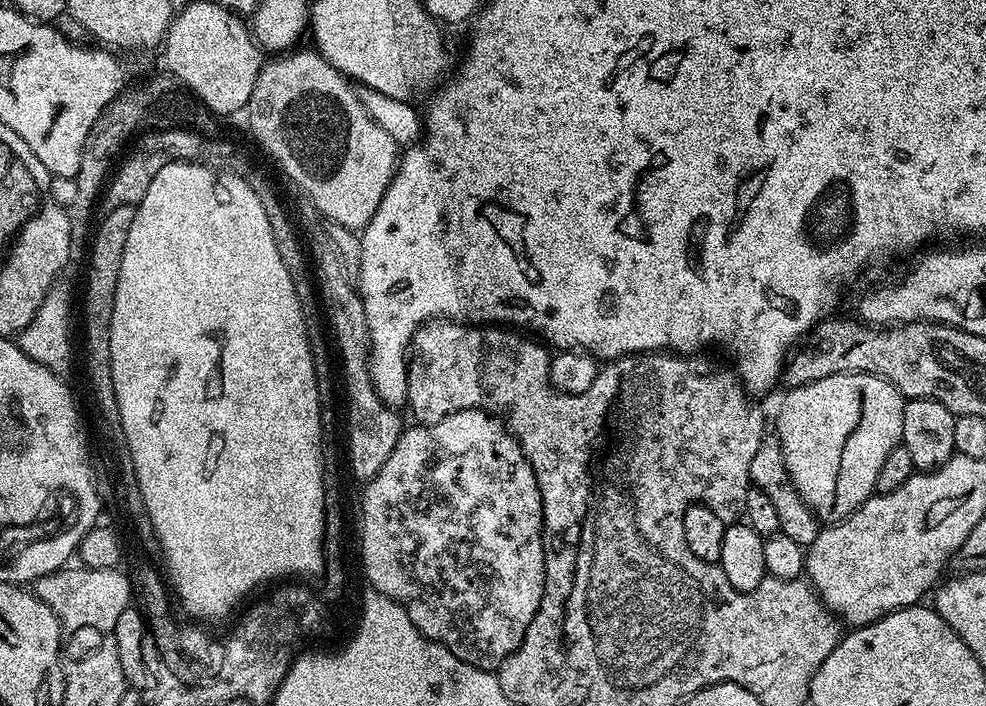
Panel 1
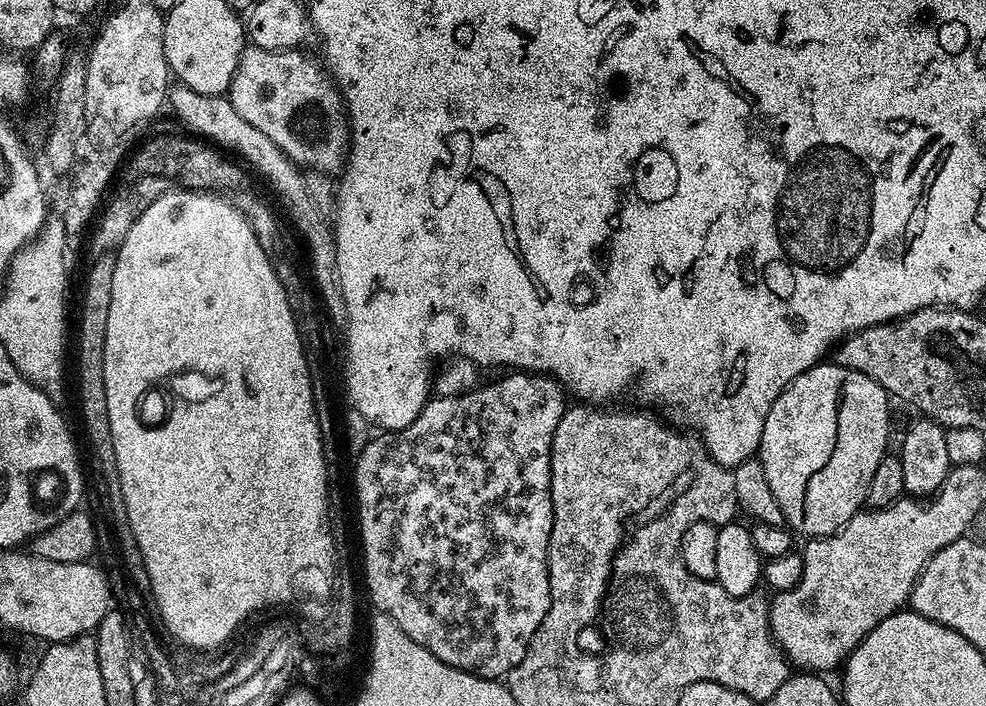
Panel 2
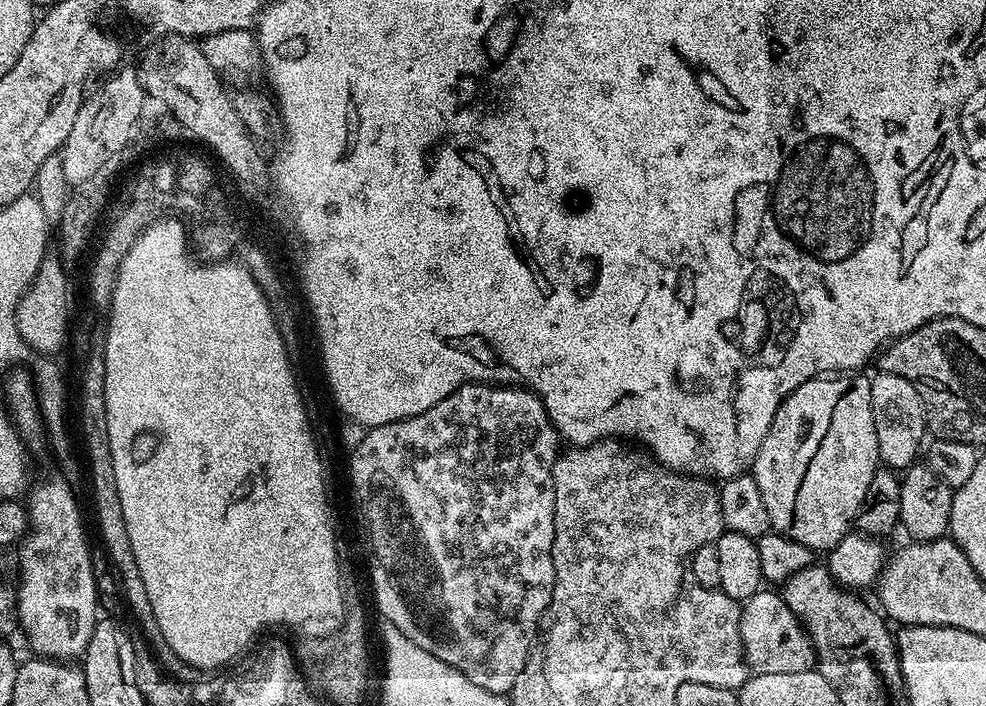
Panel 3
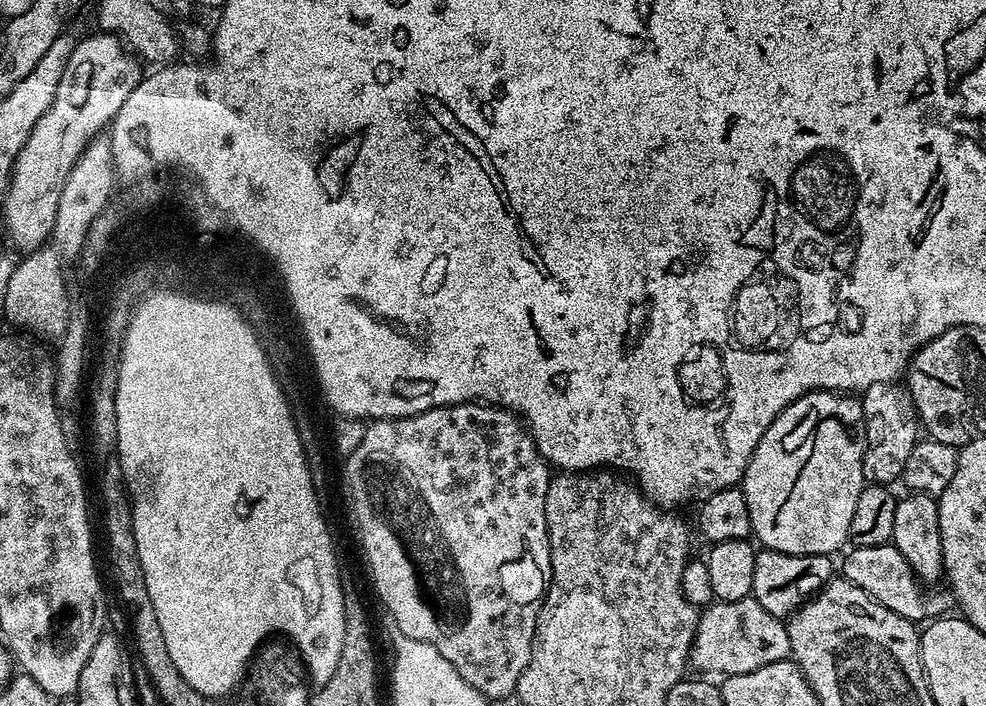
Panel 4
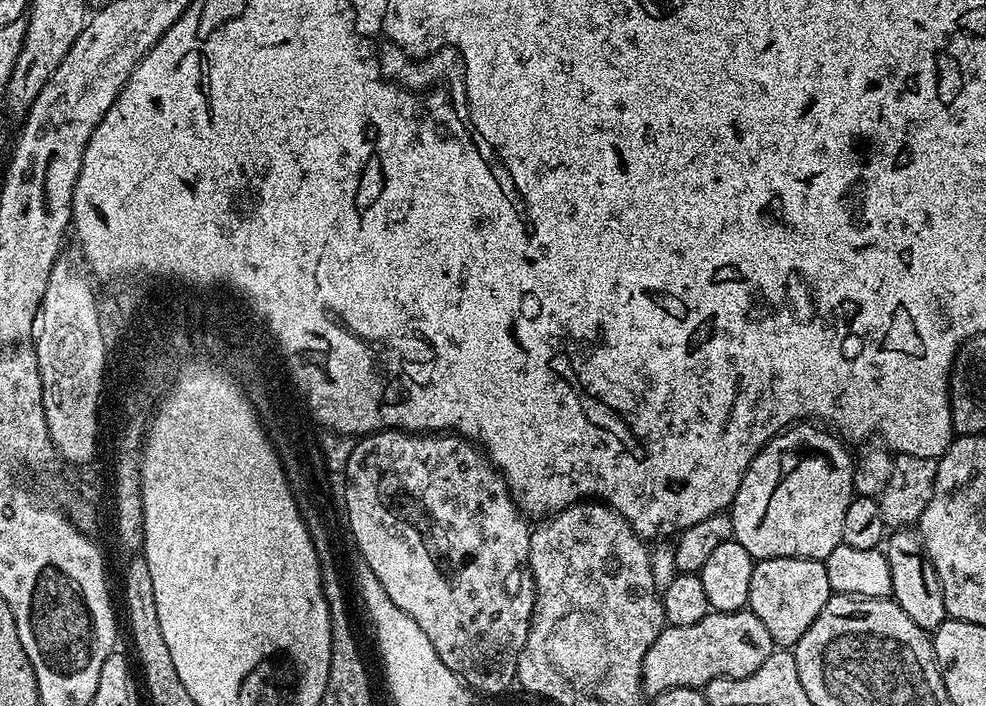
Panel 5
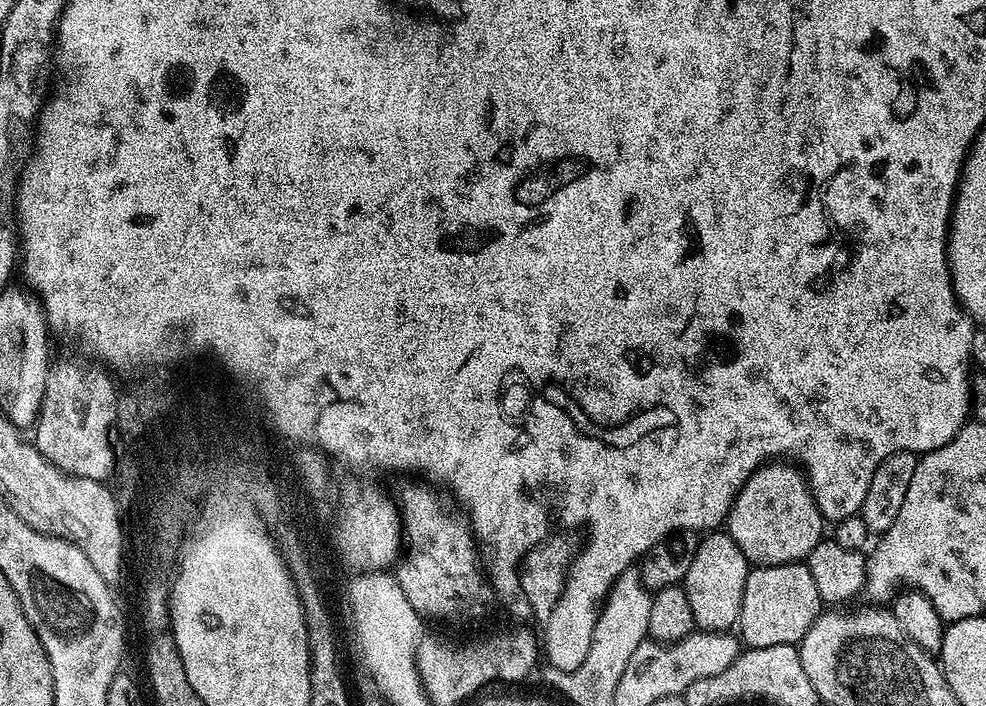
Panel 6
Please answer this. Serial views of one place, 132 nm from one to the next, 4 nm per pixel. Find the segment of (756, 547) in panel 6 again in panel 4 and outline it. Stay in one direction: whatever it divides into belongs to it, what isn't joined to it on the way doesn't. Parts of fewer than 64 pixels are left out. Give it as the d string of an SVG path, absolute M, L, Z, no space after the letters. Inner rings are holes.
M818 391L807 392L802 398L790 402L790 406L786 406L786 410L782 410L778 414L778 418L774 418L774 422L770 422L766 434L762 434L762 438L758 442L758 446L754 450L750 462L746 466L742 481L744 497L746 498L746 510L750 510L752 536L755 543L761 549L769 552L790 554L791 556L826 556L836 554L836 551L843 544L847 545L849 543L848 531L850 530L850 518L854 518L854 510L858 507L858 494L862 494L866 483L863 474L863 454L867 438L865 419L866 415L861 401L855 395Z

